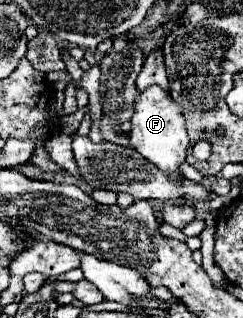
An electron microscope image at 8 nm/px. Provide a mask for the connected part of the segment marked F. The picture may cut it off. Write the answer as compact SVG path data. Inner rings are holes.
M157 85L143 91L135 99L135 111L131 117L131 125L133 125L131 127L133 149L145 159L149 159L149 163L153 163L159 171L165 171L165 175L169 175L173 183L177 183L177 179L183 179L181 163L185 163L185 151L189 145L189 137L187 137L185 121L181 117L181 107L173 103L171 95Z

